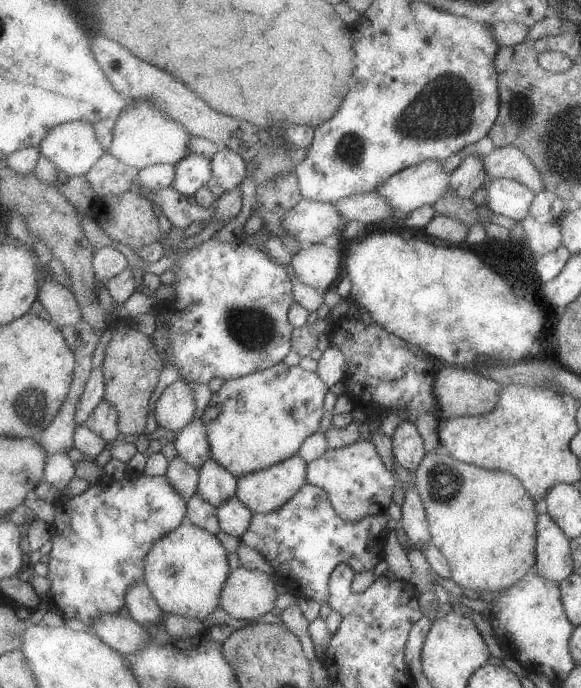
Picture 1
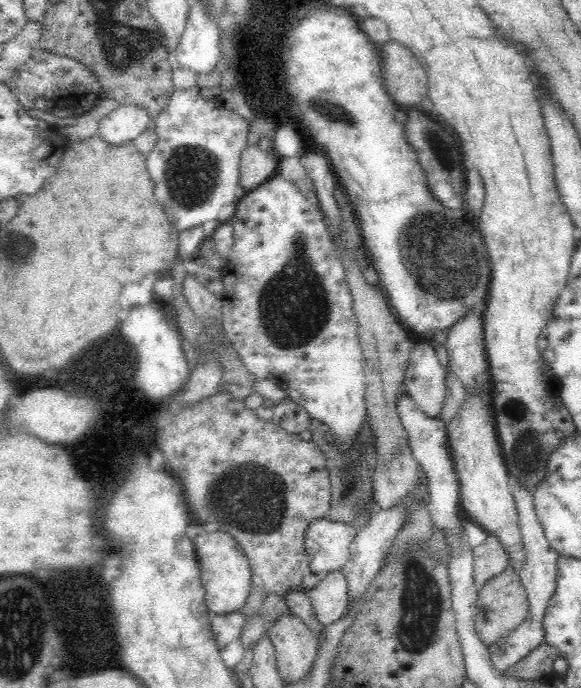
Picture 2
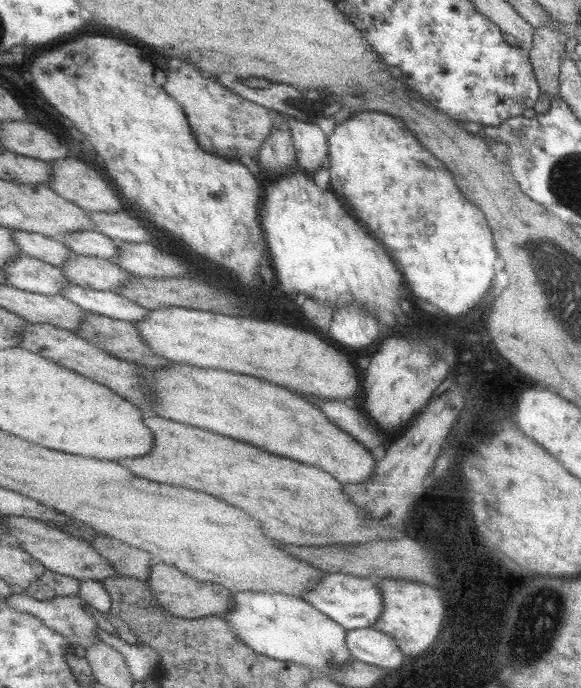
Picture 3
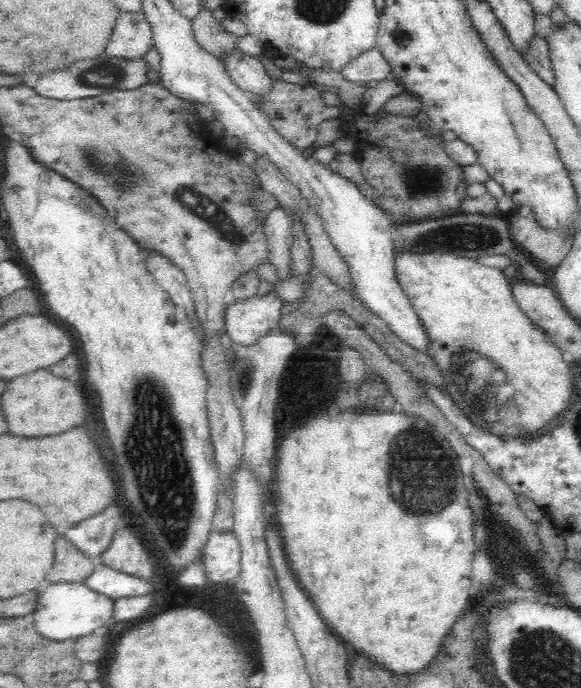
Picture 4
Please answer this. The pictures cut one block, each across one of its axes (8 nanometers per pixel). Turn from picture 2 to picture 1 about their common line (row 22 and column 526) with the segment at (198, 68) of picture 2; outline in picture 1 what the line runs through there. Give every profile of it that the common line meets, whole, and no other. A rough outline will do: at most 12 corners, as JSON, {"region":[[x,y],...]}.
{"region":[[487,181],[492,213],[522,221],[535,192],[519,181]]}

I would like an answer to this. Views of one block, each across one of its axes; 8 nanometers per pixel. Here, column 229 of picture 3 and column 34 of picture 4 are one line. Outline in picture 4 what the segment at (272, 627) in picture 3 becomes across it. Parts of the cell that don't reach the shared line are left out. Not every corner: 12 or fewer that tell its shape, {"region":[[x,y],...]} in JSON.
{"region":[[83,582],[49,583],[30,617],[44,637],[102,631],[115,599]]}

